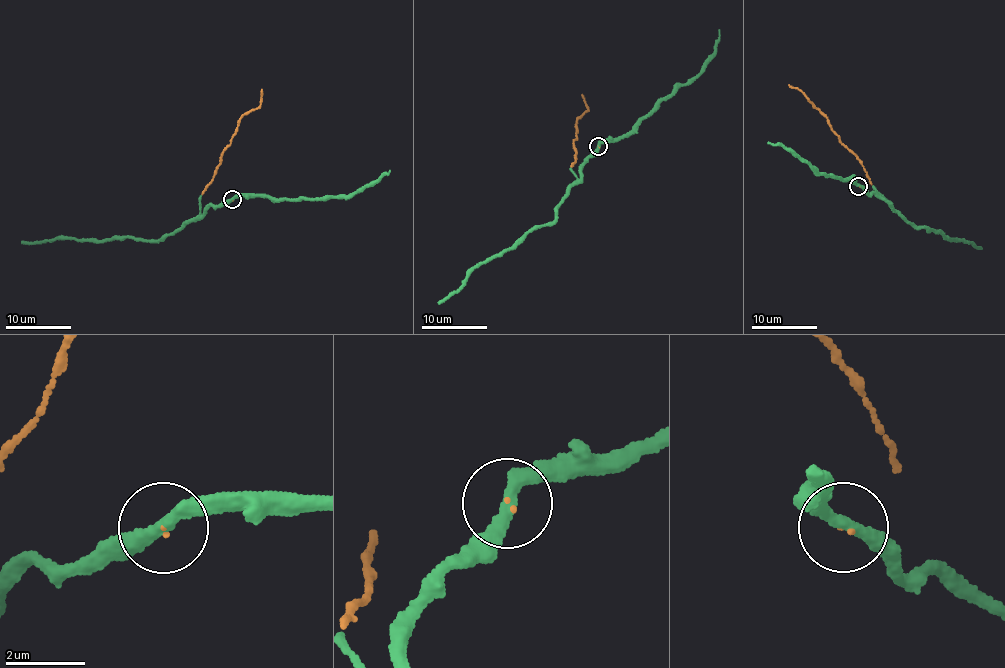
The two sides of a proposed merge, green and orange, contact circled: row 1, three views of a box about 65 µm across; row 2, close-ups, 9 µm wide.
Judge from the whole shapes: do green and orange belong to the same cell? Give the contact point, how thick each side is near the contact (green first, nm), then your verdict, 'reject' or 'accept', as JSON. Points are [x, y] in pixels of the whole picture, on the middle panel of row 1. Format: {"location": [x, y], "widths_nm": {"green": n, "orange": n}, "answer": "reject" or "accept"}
{"location": [598, 146], "widths_nm": {"green": 320, "orange": 50}, "answer": "accept"}

